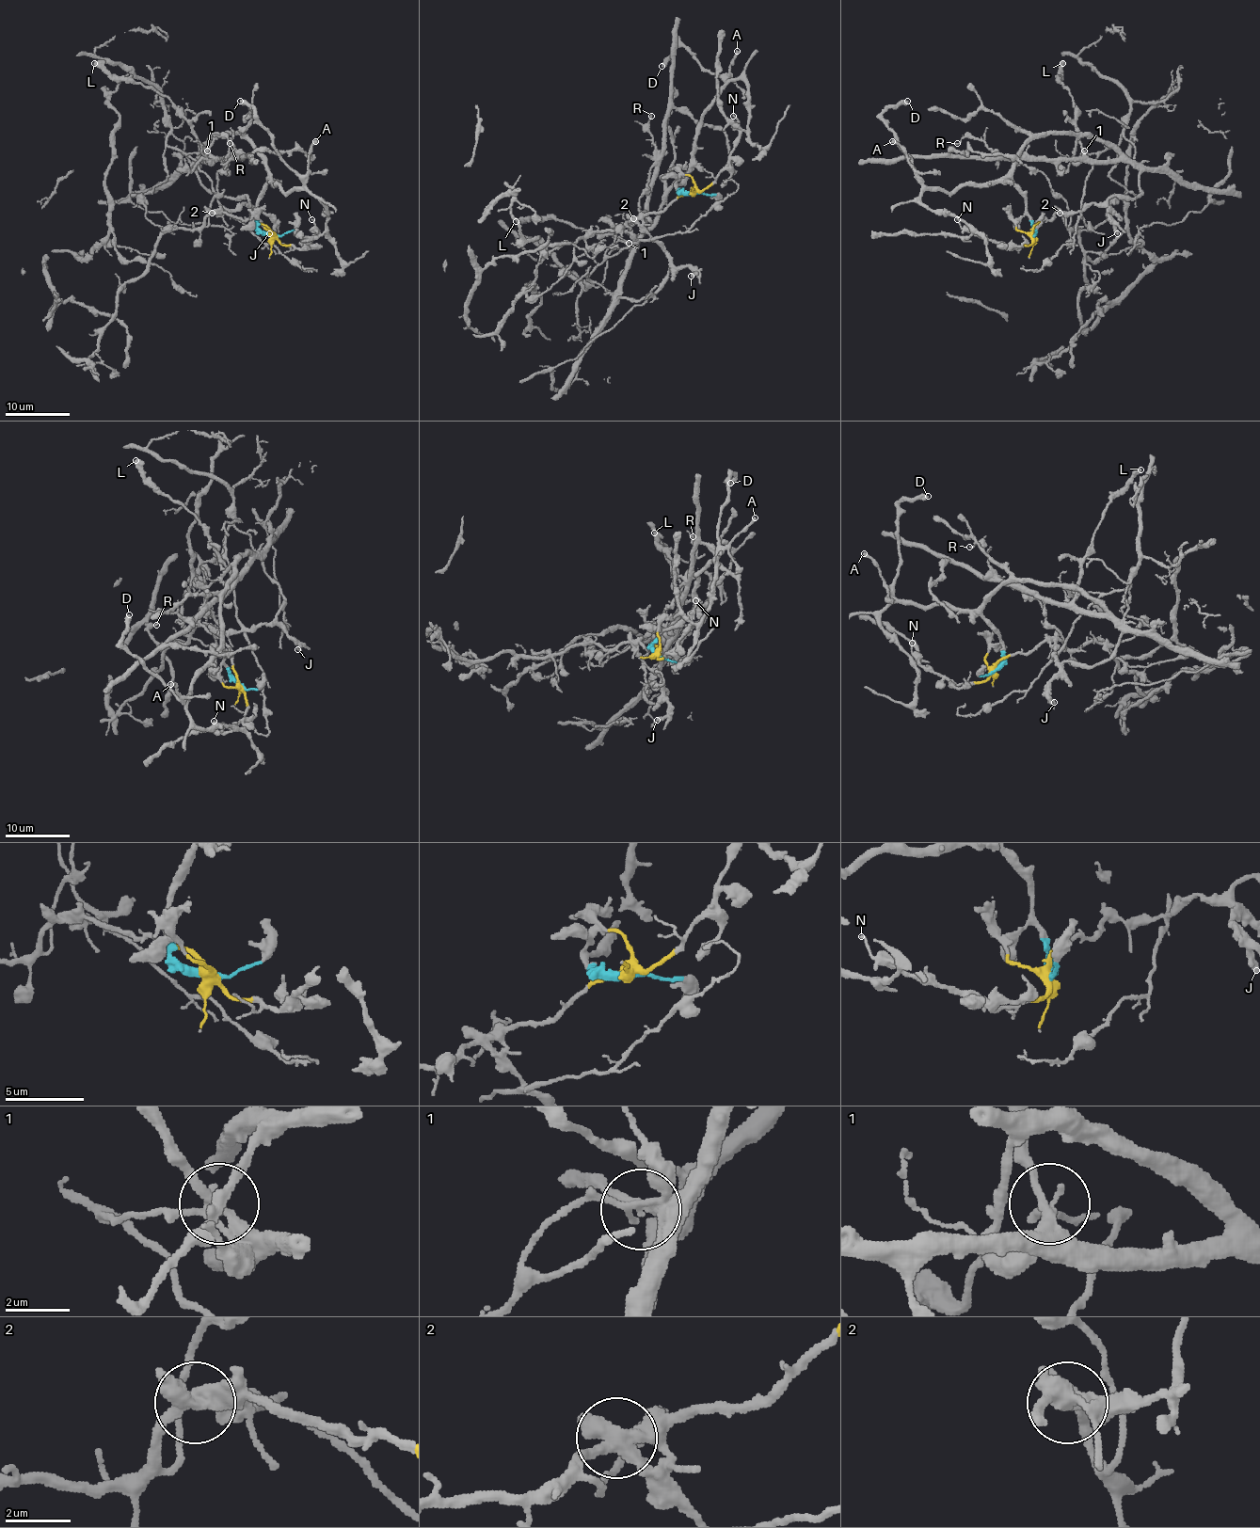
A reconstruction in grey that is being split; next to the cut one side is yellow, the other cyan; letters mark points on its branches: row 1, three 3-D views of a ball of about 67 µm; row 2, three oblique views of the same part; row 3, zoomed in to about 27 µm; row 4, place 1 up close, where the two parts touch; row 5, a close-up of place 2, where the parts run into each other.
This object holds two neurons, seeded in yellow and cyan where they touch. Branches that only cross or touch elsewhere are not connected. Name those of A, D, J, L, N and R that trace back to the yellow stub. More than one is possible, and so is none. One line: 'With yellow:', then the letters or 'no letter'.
With yellow: N, R

